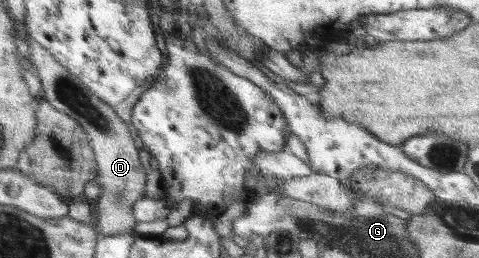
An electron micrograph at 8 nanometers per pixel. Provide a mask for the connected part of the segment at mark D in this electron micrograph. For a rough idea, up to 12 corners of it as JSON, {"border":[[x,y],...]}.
{"border":[[26,40],[46,99],[89,137],[101,236],[134,233],[146,157],[112,106]]}

